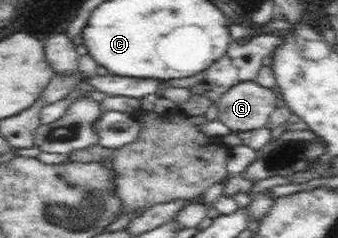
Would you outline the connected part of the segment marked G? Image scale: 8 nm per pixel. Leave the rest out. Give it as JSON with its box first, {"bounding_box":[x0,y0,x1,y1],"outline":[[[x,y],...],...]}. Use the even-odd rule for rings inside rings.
{"bounding_box":[215,81,282,132],"outline":[[[245,81],[232,86],[215,104],[217,120],[233,132],[249,132],[263,128],[282,102],[276,89]]]}

